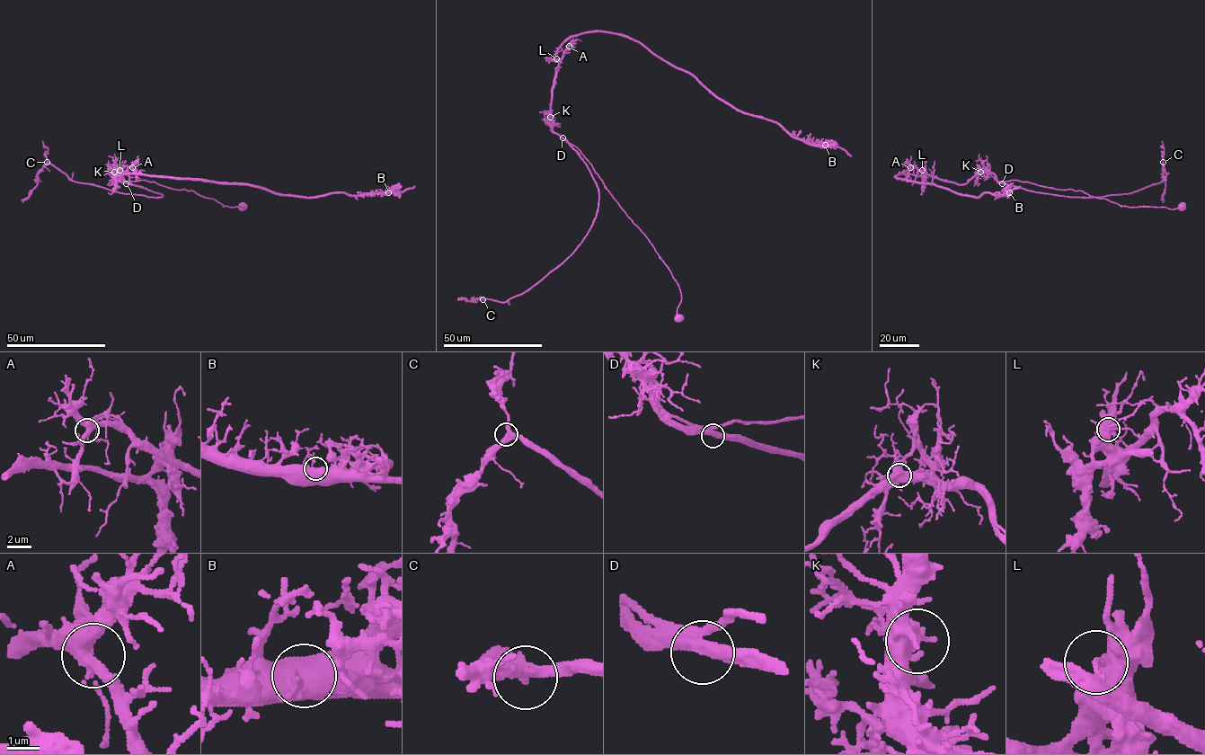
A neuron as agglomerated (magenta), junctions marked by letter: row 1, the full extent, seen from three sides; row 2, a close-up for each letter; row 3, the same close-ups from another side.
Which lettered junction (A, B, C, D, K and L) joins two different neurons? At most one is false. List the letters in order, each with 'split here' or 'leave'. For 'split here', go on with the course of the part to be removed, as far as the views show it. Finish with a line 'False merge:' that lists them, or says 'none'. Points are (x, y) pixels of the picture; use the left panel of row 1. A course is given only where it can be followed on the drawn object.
A: leave
B: leave
C: leave
D: leave
K: leave
L: split here; course (119, 170), (124, 172), (115, 184), (113, 172), (163, 195), (75, 182), (48, 163), (22, 200)
False merge: L

